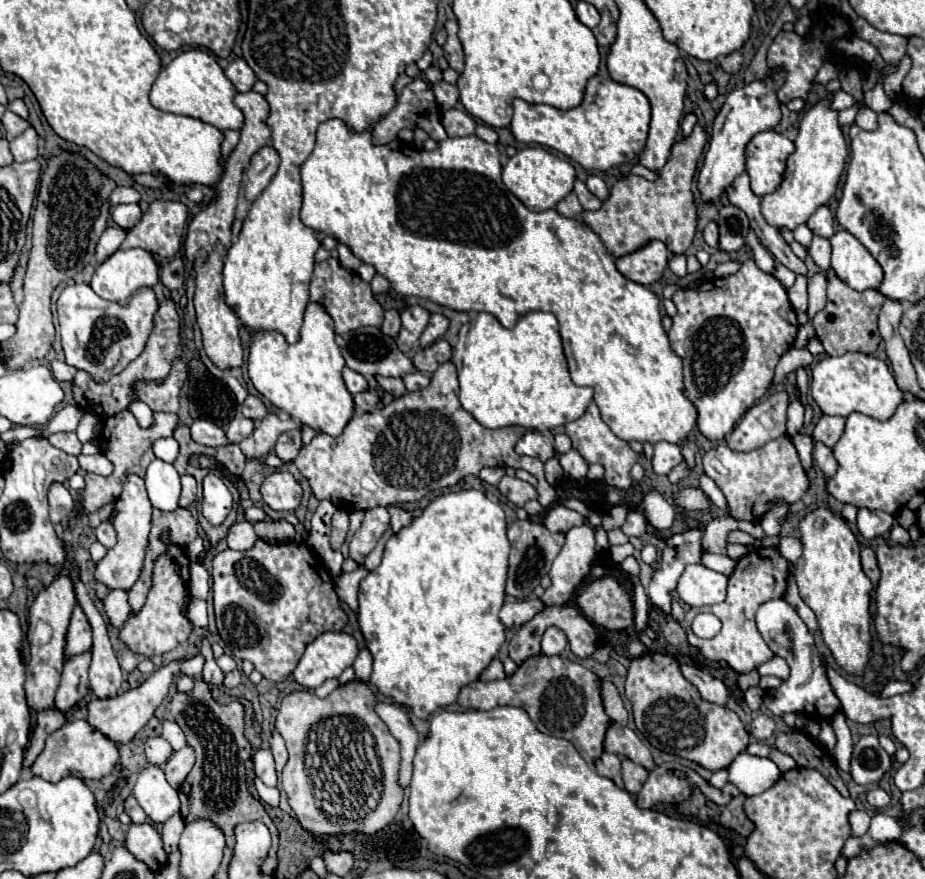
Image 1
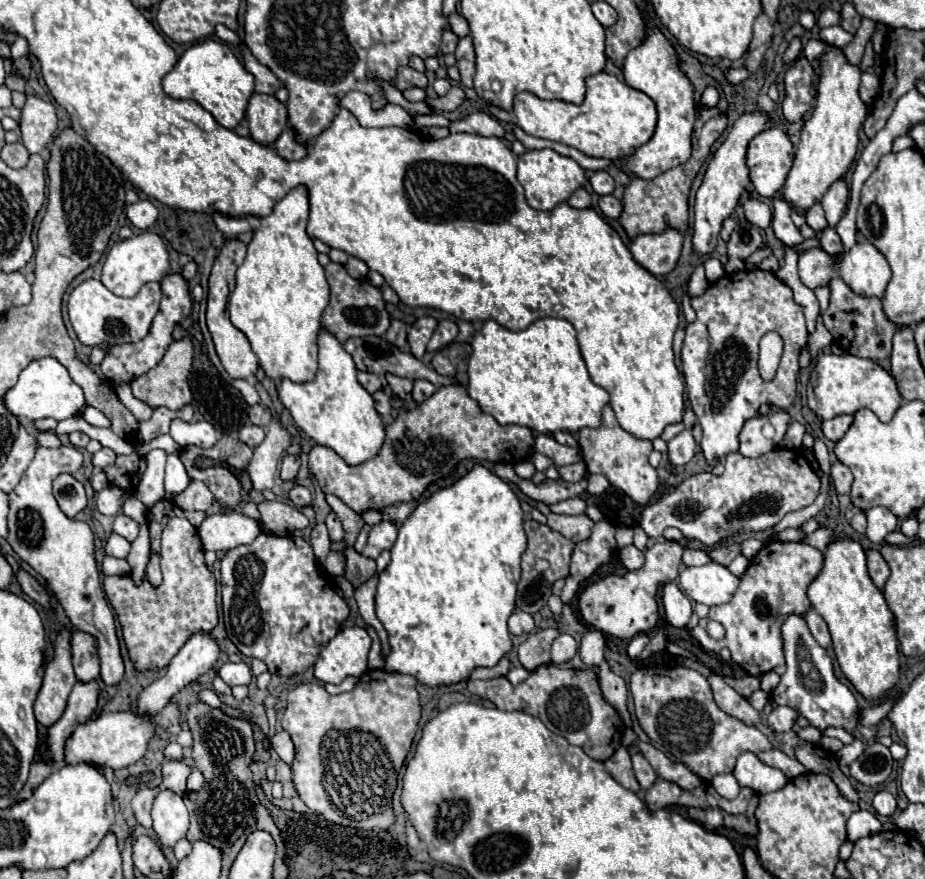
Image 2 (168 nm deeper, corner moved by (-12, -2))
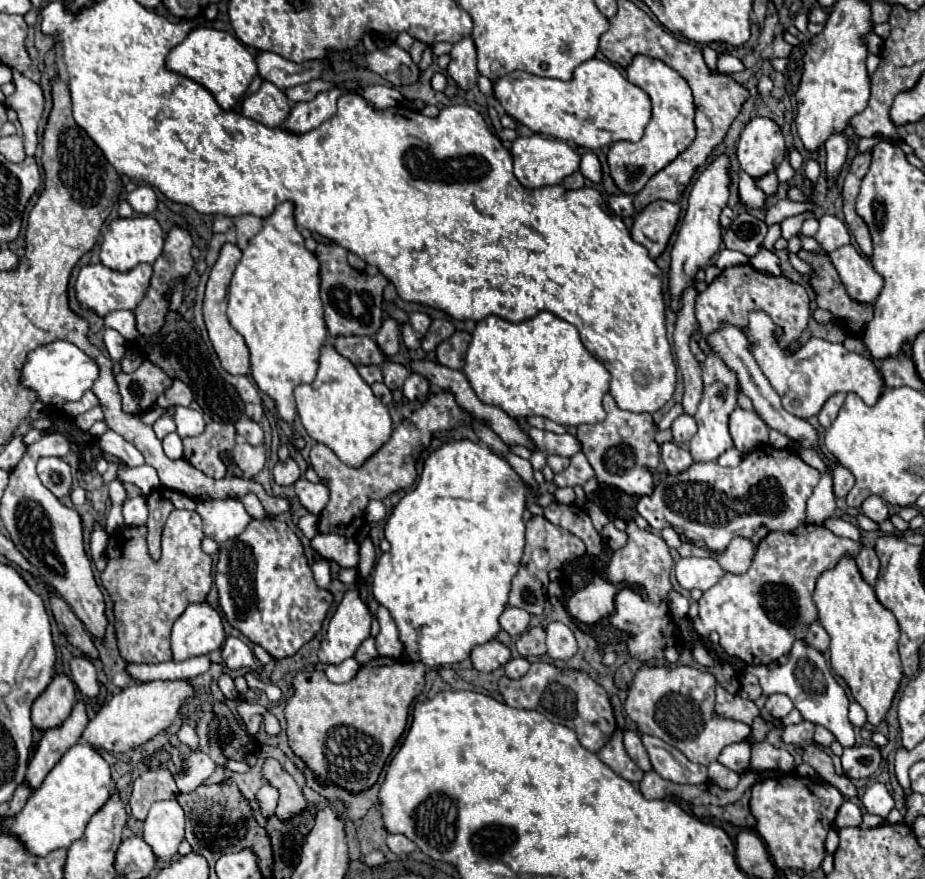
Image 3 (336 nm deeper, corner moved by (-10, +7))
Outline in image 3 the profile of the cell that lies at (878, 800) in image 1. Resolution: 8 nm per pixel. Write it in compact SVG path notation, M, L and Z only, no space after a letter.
M874 783L866 789L864 797L862 797L862 803L864 803L864 809L868 813L874 813L874 815L880 815L880 817L886 817L892 809L894 809L894 799L892 795L888 793L886 785L884 783Z

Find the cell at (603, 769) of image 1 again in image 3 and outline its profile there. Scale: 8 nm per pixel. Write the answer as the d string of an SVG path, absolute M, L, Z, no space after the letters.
M616 731L612 739L598 751L600 761L604 761L616 775L620 775L626 781L638 783L642 779L642 771L636 767L636 763L628 757L624 745L622 745L622 731Z

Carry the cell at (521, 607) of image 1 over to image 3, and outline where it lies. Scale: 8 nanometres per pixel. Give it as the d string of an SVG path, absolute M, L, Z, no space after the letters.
M506 607L504 613L500 615L500 625L510 635L522 635L528 629L528 623L530 623L528 611L522 611L518 607Z

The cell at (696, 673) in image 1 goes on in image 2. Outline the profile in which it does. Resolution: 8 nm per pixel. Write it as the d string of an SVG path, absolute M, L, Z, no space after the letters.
M712 674L708 678L712 692L714 692L714 700L716 704L730 716L742 720L744 724L758 724L760 722L760 712L754 710L750 706L750 702L746 698L742 698L734 688L730 688L718 674Z

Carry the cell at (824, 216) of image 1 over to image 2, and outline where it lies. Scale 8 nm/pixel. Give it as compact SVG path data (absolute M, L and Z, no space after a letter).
M840 178L822 196L822 208L826 212L828 226L834 228L838 224L838 220L842 218L842 214L846 210L846 202L848 202L848 186L846 186L844 178Z

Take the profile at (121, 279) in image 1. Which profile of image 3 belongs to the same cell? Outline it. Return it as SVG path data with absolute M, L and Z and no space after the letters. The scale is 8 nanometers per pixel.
M138 215L130 219L116 219L108 225L100 249L100 259L102 265L110 267L112 271L132 271L138 263L154 263L158 255L162 253L164 247L164 237L158 221L148 215Z

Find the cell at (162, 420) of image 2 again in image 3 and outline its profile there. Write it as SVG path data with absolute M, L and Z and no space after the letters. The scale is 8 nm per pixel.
M174 379L172 387L158 397L156 401L160 407L176 407L176 405L182 405L182 407L188 407L192 403L192 391L188 385L184 385L182 381Z

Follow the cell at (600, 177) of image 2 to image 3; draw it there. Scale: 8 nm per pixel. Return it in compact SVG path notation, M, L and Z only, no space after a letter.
M586 153L582 155L582 161L580 161L580 173L590 179L592 183L600 183L602 181L602 165L598 161L598 157L594 153Z

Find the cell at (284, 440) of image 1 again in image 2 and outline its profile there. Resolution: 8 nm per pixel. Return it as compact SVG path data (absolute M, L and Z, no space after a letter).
M286 454L284 460L282 460L282 468L280 468L280 478L284 482L292 482L298 474L298 468L300 468L300 460L292 454Z

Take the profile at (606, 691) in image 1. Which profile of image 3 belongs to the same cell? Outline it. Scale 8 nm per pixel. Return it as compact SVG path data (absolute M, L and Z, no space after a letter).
M530 627L528 631L524 631L518 641L516 641L516 649L522 657L532 657L532 655L544 655L546 653L546 631L542 627Z

